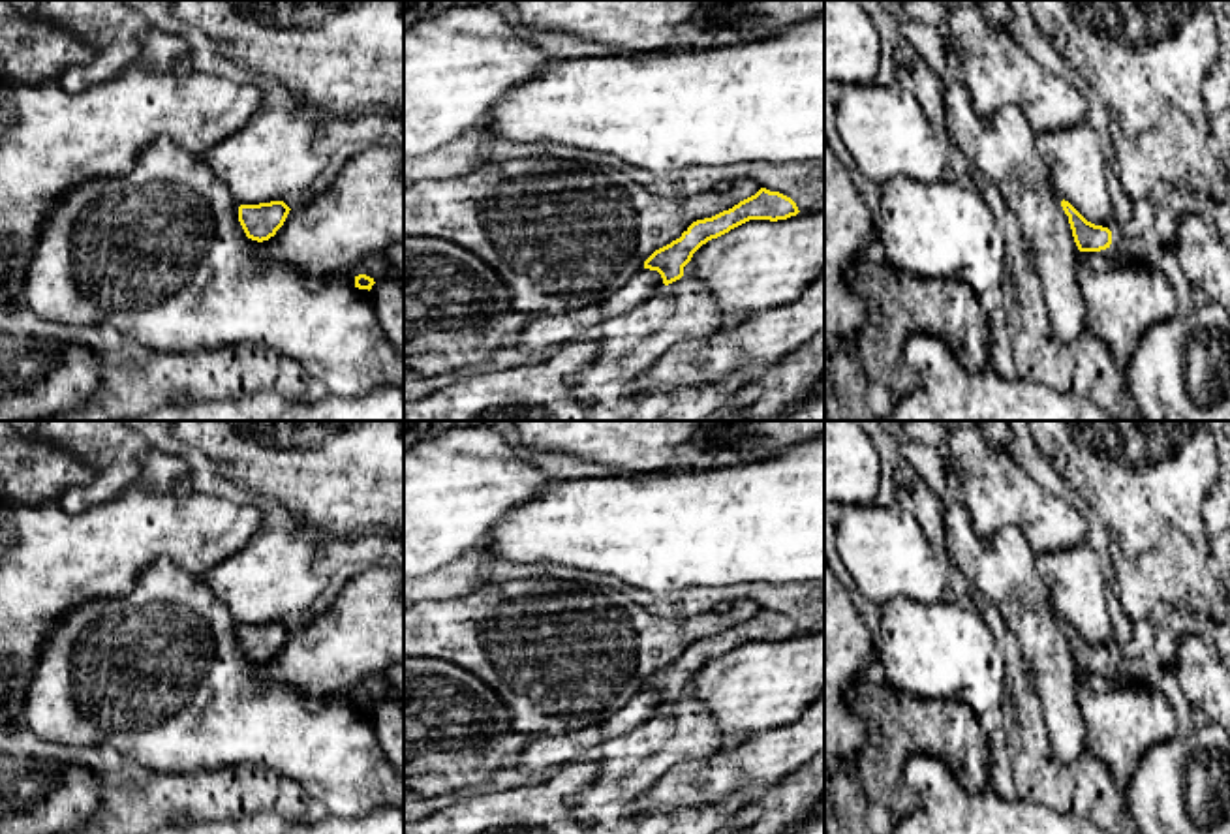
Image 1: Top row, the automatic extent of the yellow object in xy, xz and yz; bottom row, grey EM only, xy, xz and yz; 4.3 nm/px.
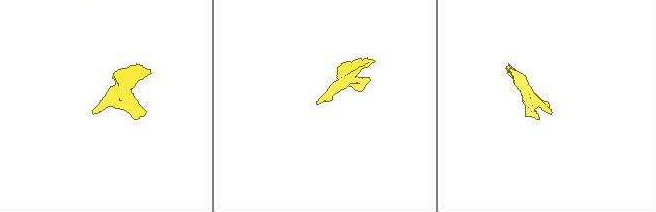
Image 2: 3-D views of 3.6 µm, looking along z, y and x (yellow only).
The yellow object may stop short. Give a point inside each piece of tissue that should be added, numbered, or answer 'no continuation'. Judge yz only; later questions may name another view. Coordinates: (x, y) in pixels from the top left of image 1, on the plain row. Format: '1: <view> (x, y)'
1: yz (1120, 671)

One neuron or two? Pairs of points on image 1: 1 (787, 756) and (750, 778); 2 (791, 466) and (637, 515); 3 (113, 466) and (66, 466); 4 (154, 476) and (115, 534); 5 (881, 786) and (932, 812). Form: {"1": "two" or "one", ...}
{"1": "one", "2": "one", "3": "two", "4": "two", "5": "two"}

